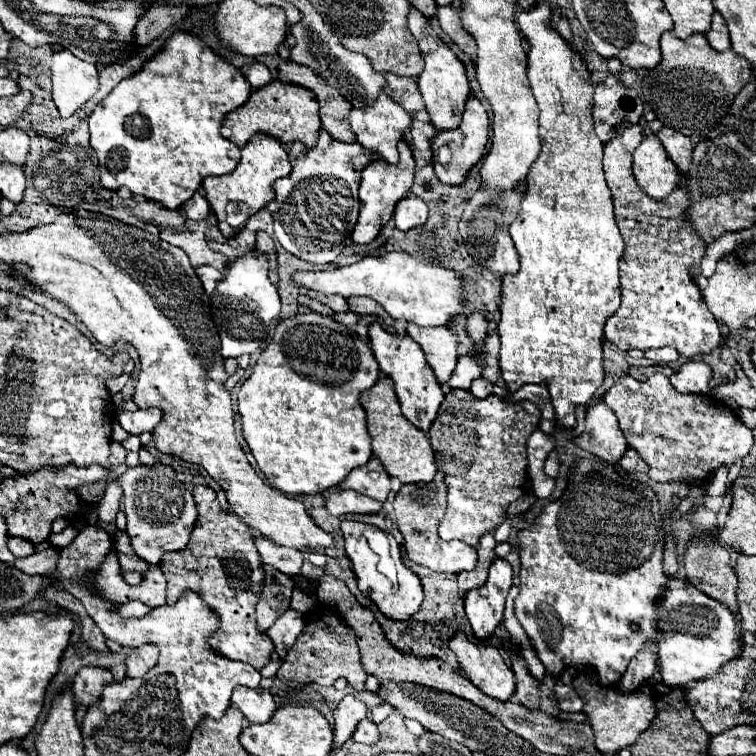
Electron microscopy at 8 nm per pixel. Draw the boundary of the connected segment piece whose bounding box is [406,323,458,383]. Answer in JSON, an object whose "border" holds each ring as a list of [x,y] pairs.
{"border":[[[408,323],[406,333],[422,347],[438,381],[446,383],[456,367],[458,337],[448,327],[418,327],[414,323]]]}

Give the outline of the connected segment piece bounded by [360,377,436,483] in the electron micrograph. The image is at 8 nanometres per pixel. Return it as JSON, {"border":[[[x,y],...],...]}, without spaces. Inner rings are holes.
{"border":[[[382,377],[372,389],[360,395],[360,403],[366,411],[366,427],[372,437],[372,457],[376,457],[390,477],[400,479],[400,483],[430,483],[436,475],[434,451],[428,443],[424,431],[416,429],[400,411],[396,393],[392,391],[392,381]]]}

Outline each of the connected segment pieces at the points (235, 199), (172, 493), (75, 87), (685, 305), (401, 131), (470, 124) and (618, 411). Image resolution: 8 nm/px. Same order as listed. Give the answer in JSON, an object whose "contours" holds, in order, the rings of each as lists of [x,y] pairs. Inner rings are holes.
{"contours":[[[[254,135],[246,147],[242,147],[242,157],[238,167],[222,177],[206,177],[202,181],[206,201],[210,203],[212,213],[218,219],[220,233],[230,239],[236,237],[240,229],[244,229],[244,223],[250,215],[264,209],[274,199],[274,181],[280,177],[286,177],[292,171],[288,153],[284,145],[278,139],[272,139],[270,135]]],[[[138,465],[120,475],[118,483],[124,491],[124,513],[128,521],[126,533],[132,539],[132,547],[140,559],[158,565],[164,553],[180,551],[188,545],[196,521],[196,505],[192,493],[182,481],[178,481],[172,467]]],[[[62,49],[52,57],[52,99],[60,117],[70,117],[98,91],[98,69]]],[[[638,123],[604,145],[606,185],[612,191],[616,223],[626,243],[620,259],[622,305],[606,321],[604,339],[622,351],[672,345],[684,357],[704,357],[722,341],[714,315],[706,309],[702,293],[690,277],[690,269],[698,267],[706,253],[706,243],[686,217],[690,207],[686,185],[678,185],[662,201],[654,201],[646,193],[638,195],[640,187],[632,175],[632,153],[642,137],[644,127]]],[[[380,93],[378,101],[366,109],[352,109],[350,125],[356,135],[356,141],[366,149],[366,153],[380,153],[388,163],[398,163],[398,141],[404,139],[412,123],[412,115],[408,115],[400,105],[396,105],[386,93]]],[[[470,97],[466,101],[466,109],[464,109],[460,127],[456,131],[440,131],[432,141],[432,155],[434,155],[432,161],[434,161],[436,177],[446,185],[464,183],[470,169],[486,153],[486,143],[488,143],[488,115],[486,115],[486,109],[482,107],[482,103],[476,97]]],[[[662,373],[652,375],[648,381],[636,381],[628,375],[620,377],[602,397],[602,401],[614,411],[628,445],[640,453],[650,467],[648,477],[658,483],[686,481],[690,485],[706,485],[720,467],[732,467],[738,459],[746,457],[752,447],[752,431],[742,425],[738,413],[732,411],[724,401],[708,395],[682,395]]]]}

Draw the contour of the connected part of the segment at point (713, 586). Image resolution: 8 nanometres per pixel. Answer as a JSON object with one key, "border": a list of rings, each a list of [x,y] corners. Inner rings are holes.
{"border":[[[694,539],[684,555],[686,581],[696,589],[702,589],[708,597],[730,605],[738,613],[736,605],[736,573],[730,565],[730,553],[722,545],[704,545]]]}

